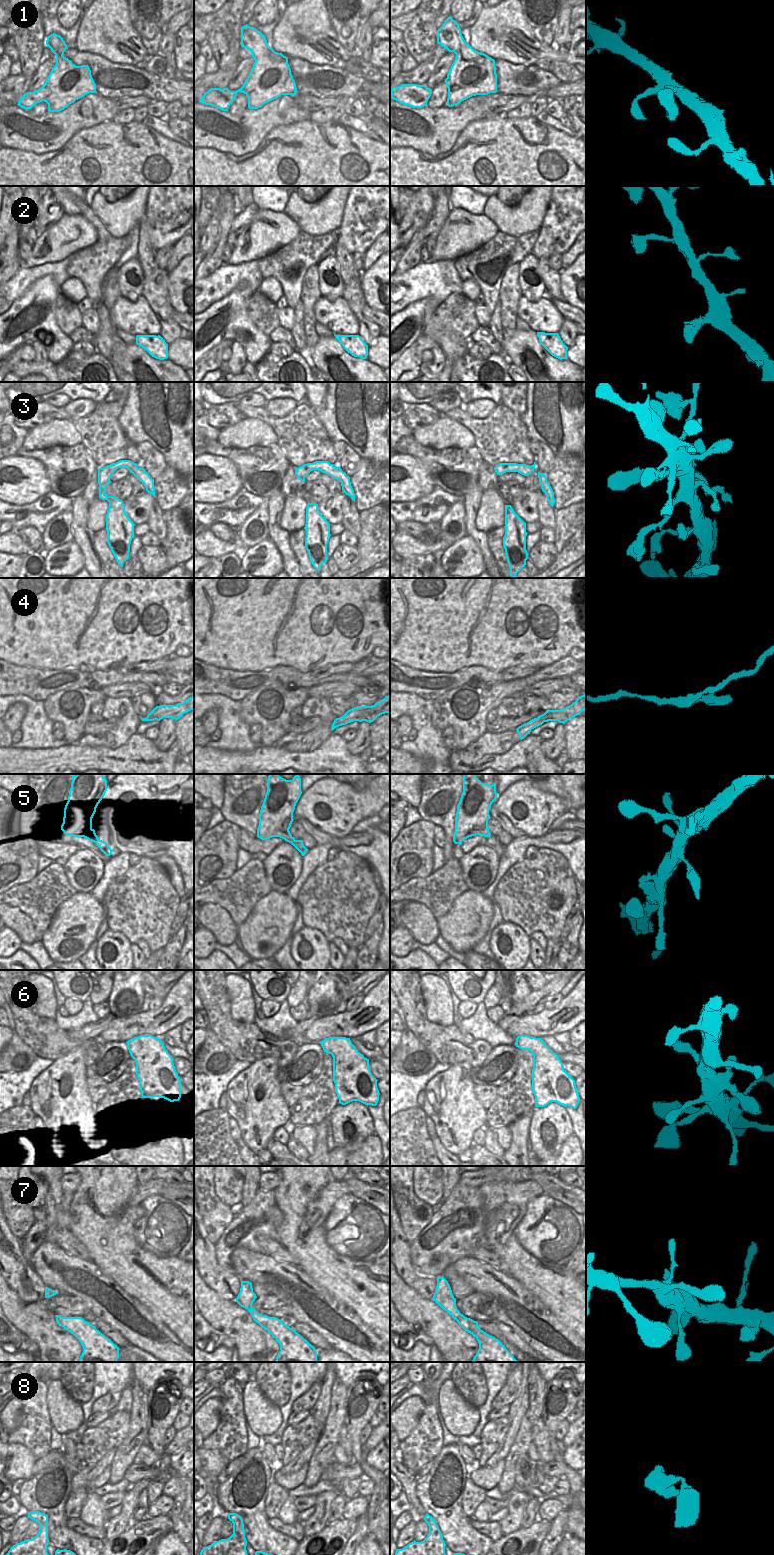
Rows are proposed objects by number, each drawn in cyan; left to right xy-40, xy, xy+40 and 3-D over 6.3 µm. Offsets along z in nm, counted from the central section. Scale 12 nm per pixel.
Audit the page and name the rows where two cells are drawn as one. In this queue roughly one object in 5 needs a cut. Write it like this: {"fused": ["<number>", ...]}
{"fused": []}

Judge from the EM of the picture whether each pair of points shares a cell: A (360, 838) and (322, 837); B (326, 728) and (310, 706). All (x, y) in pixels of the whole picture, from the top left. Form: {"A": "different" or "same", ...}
{"A": "same", "B": "same"}

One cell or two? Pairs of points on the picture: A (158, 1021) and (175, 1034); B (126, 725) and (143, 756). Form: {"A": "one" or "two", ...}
{"A": "two", "B": "two"}

